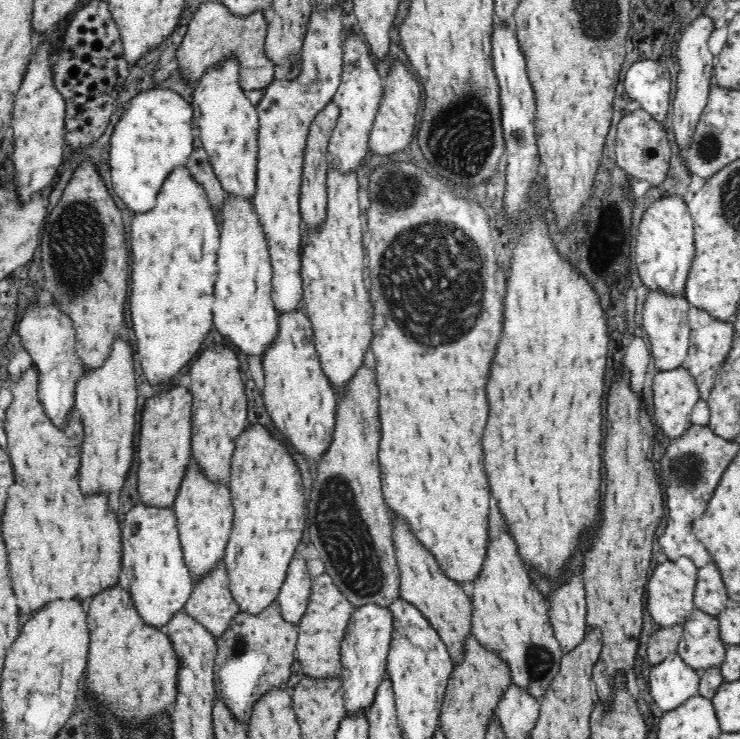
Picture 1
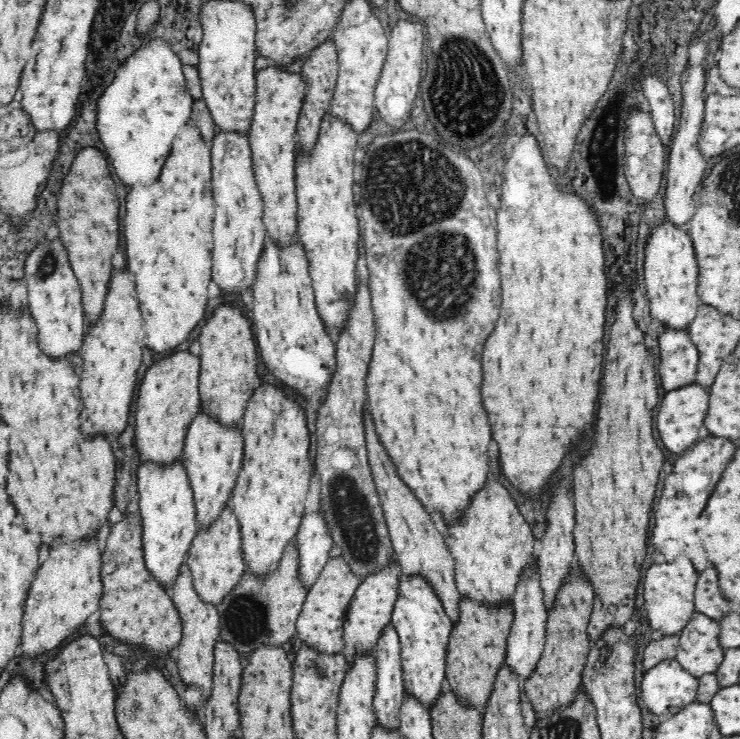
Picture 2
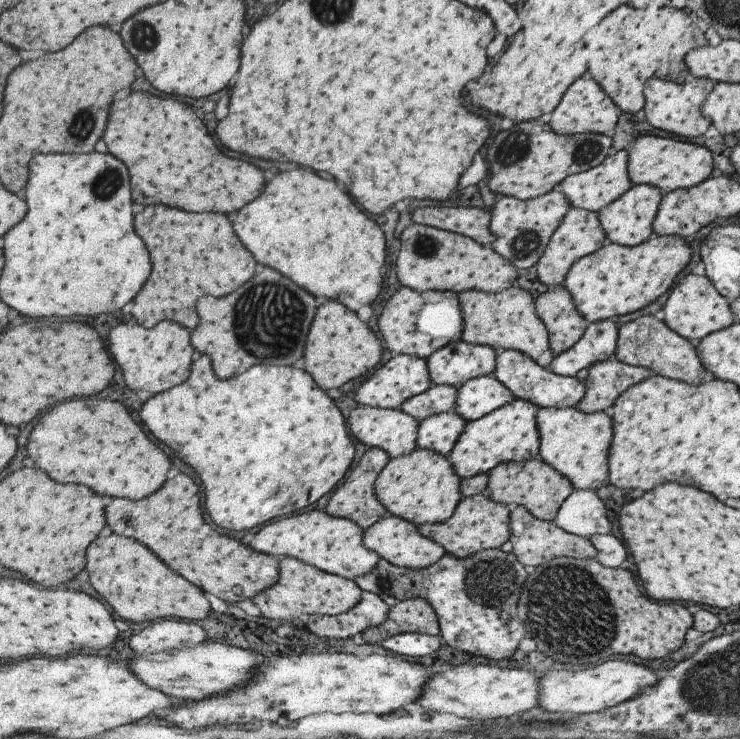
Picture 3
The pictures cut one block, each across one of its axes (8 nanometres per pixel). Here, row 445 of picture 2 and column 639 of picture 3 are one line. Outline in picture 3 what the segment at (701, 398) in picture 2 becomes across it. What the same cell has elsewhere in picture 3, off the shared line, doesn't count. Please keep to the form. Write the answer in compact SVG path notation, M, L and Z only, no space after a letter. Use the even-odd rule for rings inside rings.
M613 658L609 662L588 668L567 670L545 670L541 673L540 708L567 715L585 715L604 712L639 695L647 687L660 684L659 676L645 668L643 663L635 664L629 658Z

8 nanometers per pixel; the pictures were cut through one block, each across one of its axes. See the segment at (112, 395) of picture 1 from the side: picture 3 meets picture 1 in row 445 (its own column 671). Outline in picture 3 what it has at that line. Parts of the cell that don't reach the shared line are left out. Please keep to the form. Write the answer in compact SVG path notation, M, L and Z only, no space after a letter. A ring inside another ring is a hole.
M688 77L680 84L651 80L651 84L647 84L647 90L643 90L643 94L647 96L647 102L643 108L645 121L652 128L667 132L675 138L689 140L702 136L709 128L710 122L702 116L700 107L713 88L713 82L702 77Z

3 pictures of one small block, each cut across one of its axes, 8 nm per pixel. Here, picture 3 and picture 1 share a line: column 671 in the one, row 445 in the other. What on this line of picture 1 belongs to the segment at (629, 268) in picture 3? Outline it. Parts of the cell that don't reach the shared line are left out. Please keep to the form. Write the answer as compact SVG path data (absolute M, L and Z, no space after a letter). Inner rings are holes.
M248 426L238 436L232 458L231 476L227 483L231 493L234 521L223 563L227 569L228 591L238 605L239 612L248 612L252 616L268 608L277 599L279 590L285 582L290 562L295 556L294 550L304 532L306 502L302 496L302 478L288 452L290 450L286 450L284 444L272 438L262 426Z

